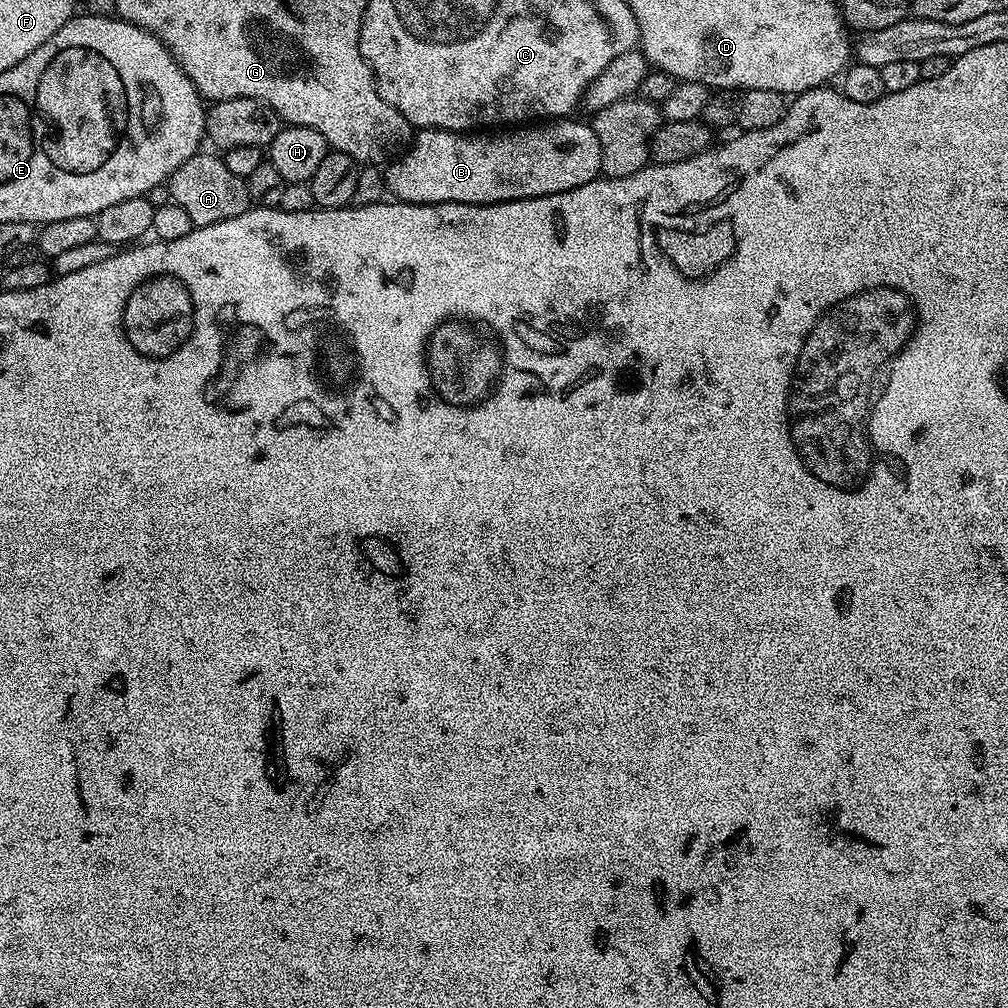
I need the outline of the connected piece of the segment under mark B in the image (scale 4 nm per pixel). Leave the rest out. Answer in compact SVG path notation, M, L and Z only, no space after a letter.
M556 118L551 122L536 122L531 126L512 126L507 130L500 130L497 136L492 134L461 134L447 132L441 128L425 128L417 131L414 143L405 151L404 155L391 161L386 168L386 188L393 192L397 201L405 204L441 204L442 202L458 202L459 204L501 204L511 200L525 200L526 198L538 198L546 194L558 194L566 190L574 190L574 186L586 186L586 182L597 179L601 175L602 148L598 146L598 134L594 134L591 123L584 124L577 118Z

